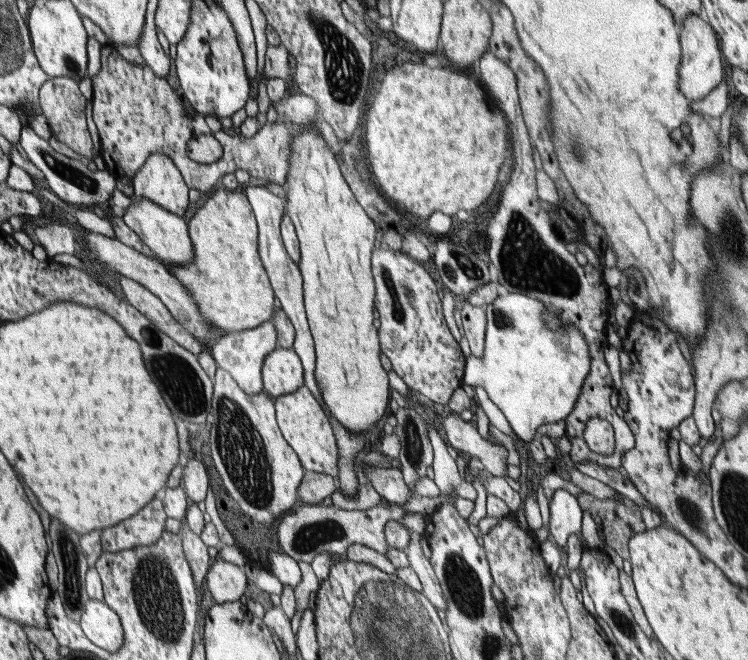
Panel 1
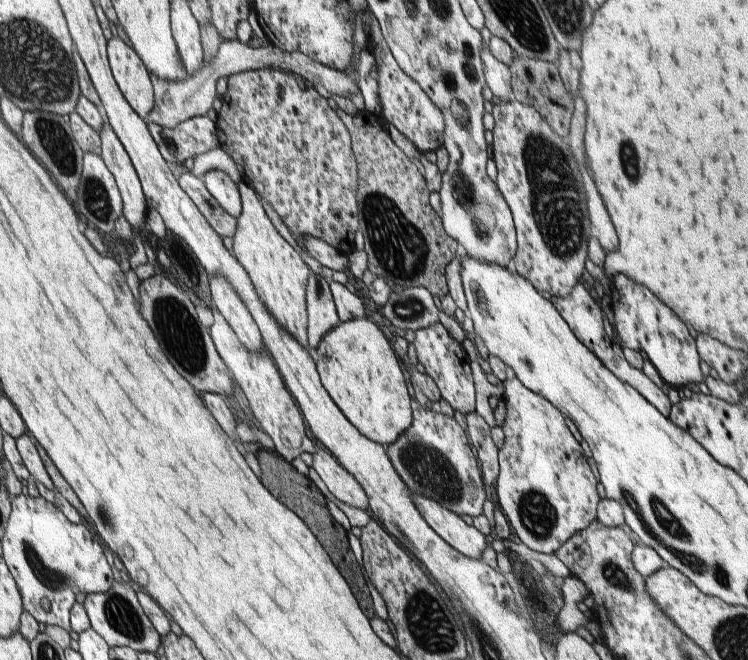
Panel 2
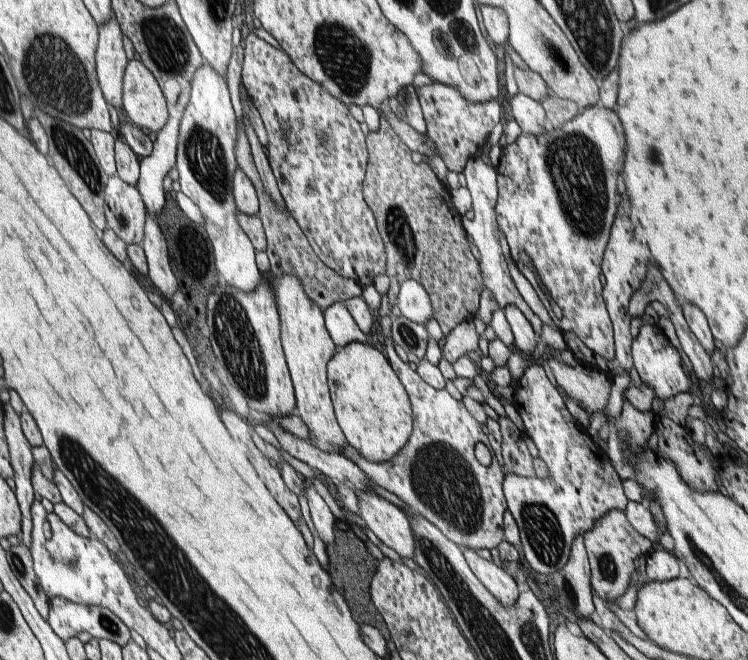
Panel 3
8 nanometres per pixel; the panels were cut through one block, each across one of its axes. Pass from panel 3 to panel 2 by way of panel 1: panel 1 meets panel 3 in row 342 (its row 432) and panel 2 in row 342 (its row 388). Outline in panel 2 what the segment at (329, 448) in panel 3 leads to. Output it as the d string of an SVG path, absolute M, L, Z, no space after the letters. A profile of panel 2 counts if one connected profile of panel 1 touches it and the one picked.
M243 180L237 184L237 190L241 194L241 214L237 216L237 230L235 230L235 236L233 236L233 252L235 252L235 258L239 260L239 264L247 270L257 294L259 294L259 300L265 304L265 308L273 314L273 318L281 324L283 330L287 330L301 346L307 348L309 352L309 346L307 346L307 280L311 276L311 270L303 264L301 256L277 234L277 230L273 228L273 224L269 222L269 218L265 216L255 192L251 190L249 184L245 184Z

